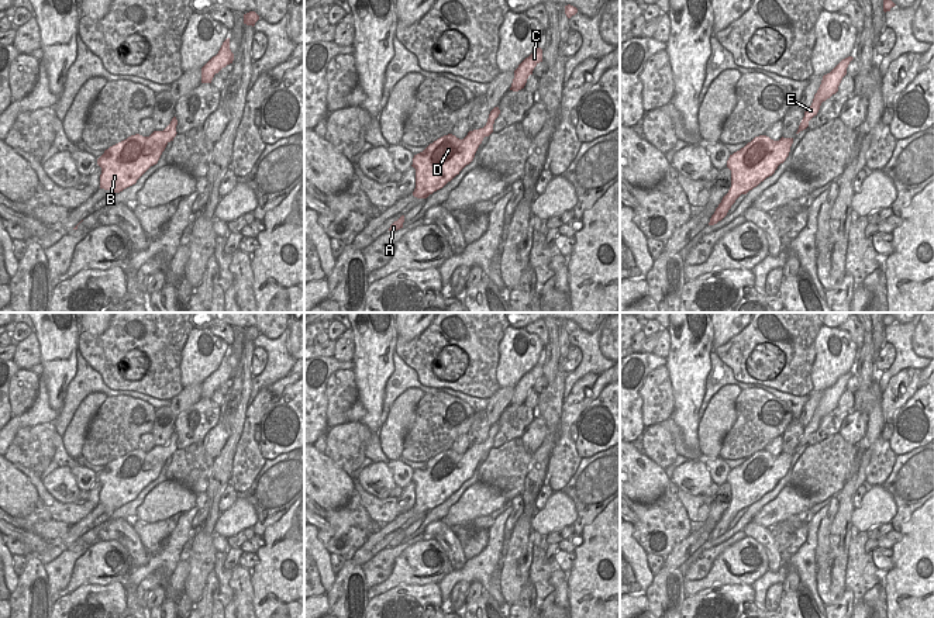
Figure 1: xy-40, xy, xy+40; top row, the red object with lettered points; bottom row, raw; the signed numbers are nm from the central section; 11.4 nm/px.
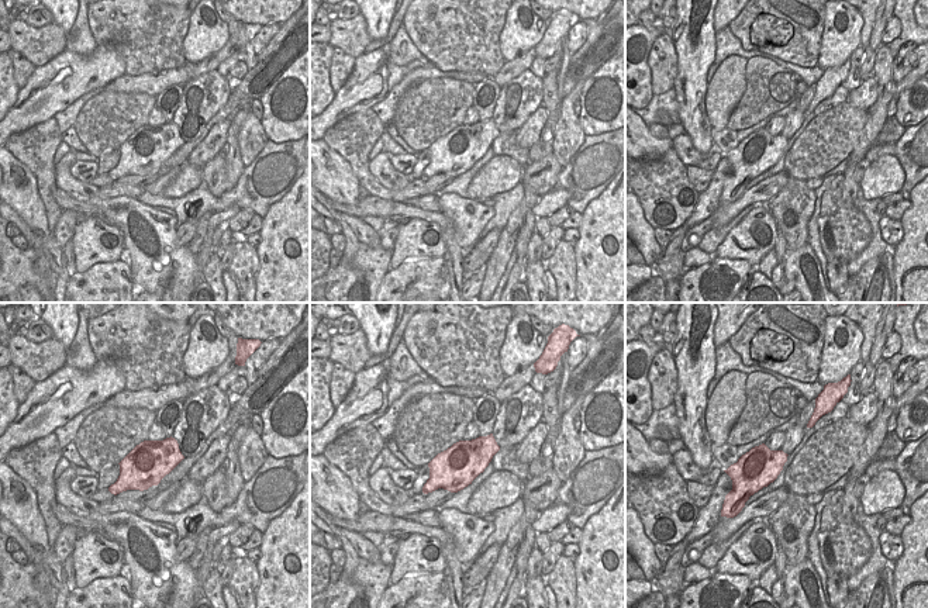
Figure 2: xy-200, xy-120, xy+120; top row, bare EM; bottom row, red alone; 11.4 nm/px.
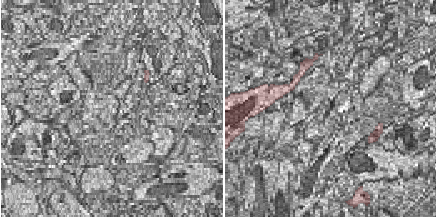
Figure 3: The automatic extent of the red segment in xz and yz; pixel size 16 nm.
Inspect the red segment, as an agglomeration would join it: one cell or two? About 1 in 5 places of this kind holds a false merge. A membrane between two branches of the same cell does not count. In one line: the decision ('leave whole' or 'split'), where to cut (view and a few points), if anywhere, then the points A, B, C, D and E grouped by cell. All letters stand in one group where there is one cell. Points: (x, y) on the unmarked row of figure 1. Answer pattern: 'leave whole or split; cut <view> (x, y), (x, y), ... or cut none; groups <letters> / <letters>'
leave whole; cut none; groups A B C D E

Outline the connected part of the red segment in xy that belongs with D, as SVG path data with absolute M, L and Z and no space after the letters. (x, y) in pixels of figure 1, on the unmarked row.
M494 422L483 443L469 446L463 455L452 449L444 450L414 470L411 481L416 484L416 504L413 511L427 514L459 490L473 476L483 453L493 448L499 429L499 422Z

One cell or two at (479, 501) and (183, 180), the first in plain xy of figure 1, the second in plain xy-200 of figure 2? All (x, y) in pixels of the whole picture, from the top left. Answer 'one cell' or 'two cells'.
one cell

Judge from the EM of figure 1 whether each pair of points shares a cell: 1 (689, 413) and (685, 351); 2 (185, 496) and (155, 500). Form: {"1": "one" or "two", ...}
{"1": "one", "2": "one"}

